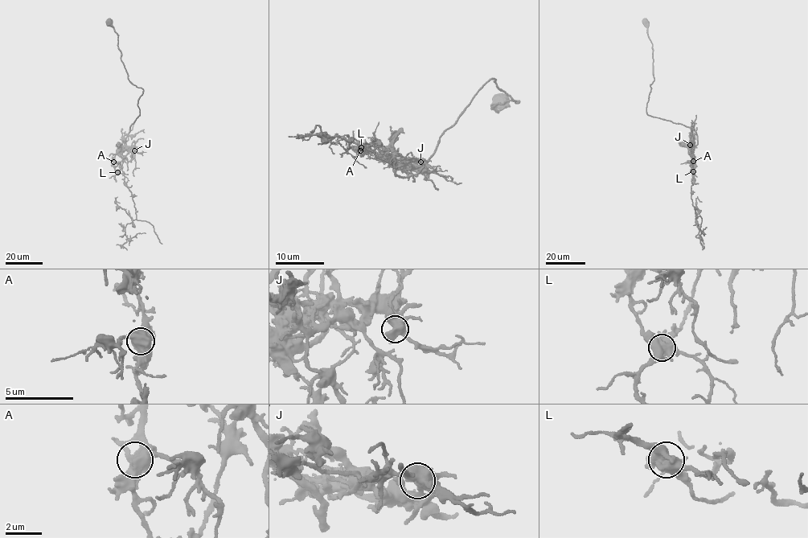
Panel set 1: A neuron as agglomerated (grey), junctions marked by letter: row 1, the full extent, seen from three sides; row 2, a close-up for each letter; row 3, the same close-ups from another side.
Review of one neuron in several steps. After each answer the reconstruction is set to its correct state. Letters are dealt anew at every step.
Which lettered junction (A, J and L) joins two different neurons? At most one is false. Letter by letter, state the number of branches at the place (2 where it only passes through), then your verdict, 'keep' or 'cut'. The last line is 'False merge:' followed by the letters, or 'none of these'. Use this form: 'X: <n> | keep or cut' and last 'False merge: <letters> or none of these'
A: 5 | keep
J: 5 | keep
L: 5 | cut
False merge: L

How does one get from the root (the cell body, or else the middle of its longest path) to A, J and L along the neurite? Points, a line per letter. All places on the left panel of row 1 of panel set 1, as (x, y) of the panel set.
A: (109, 21), (118, 35), (118, 49), (128, 79), (143, 90), (138, 100), (139, 115), (124, 136), (113, 162)
J: (109, 21), (118, 35), (128, 79), (143, 90), (139, 115), (124, 136), (125, 145), (134, 150)
L: (109, 21), (118, 35), (128, 79), (143, 90), (138, 100), (140, 114), (125, 141), (117, 172)

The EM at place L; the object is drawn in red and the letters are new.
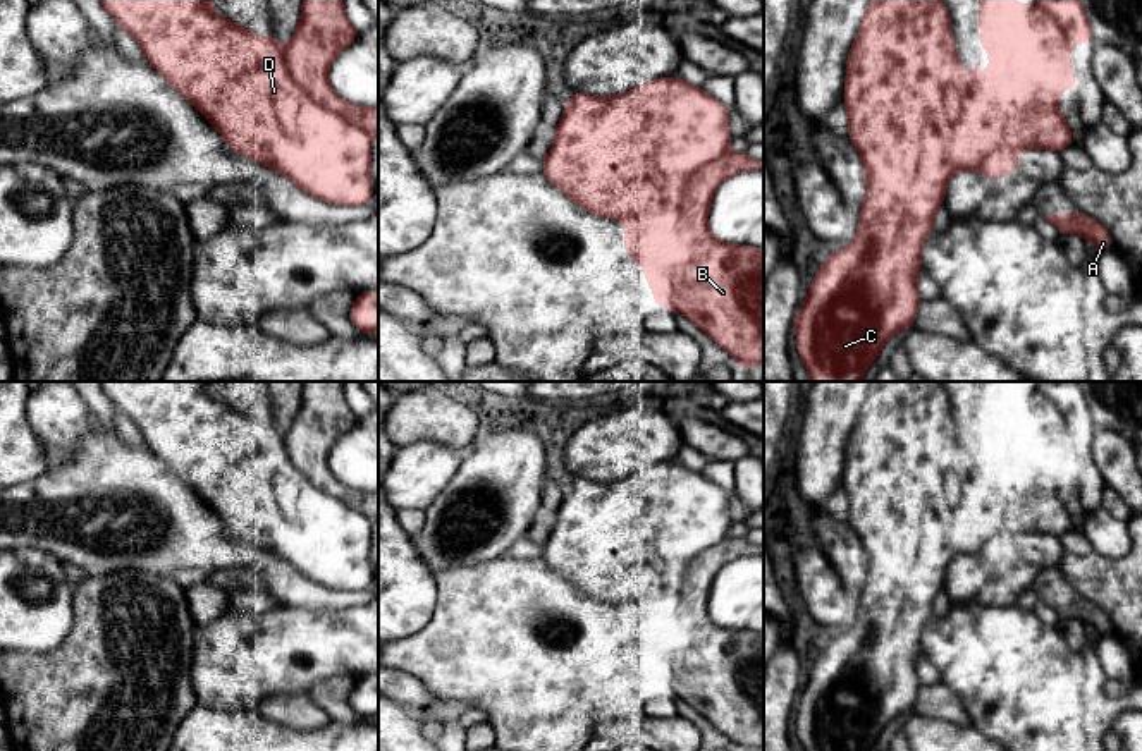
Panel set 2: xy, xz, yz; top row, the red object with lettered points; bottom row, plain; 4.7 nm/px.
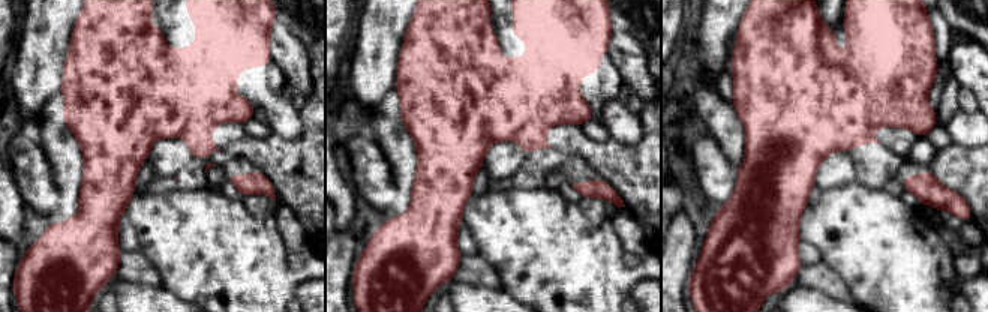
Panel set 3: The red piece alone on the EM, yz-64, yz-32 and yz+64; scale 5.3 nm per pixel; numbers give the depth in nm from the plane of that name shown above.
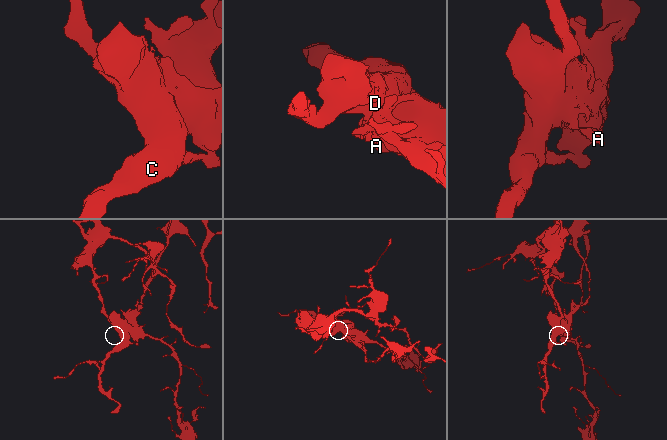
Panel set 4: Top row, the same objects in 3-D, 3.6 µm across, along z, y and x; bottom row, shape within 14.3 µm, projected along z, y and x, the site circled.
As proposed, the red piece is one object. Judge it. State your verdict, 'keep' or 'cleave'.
cleave

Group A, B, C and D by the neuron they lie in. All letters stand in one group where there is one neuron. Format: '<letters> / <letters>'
A B / C D

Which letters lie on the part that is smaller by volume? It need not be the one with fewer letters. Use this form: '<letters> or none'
A, B

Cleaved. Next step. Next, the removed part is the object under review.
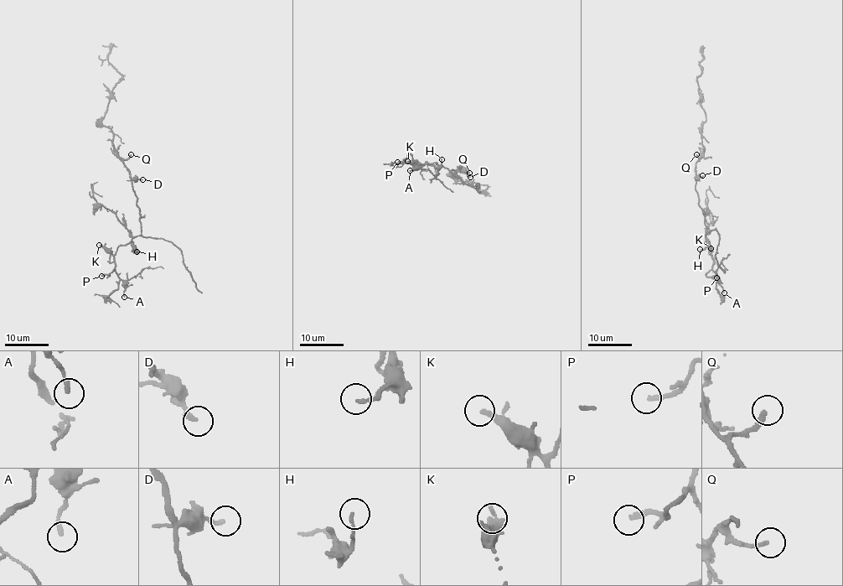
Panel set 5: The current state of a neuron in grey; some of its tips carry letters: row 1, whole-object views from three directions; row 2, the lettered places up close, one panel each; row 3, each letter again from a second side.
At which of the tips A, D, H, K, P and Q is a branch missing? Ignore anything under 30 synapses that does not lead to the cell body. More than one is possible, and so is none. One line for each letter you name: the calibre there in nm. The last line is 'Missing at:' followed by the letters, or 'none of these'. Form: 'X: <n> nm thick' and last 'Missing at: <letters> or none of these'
K: 200 nm thick
P: 220 nm thick
Q: 200 nm thick
Missing at: K, P, Q

